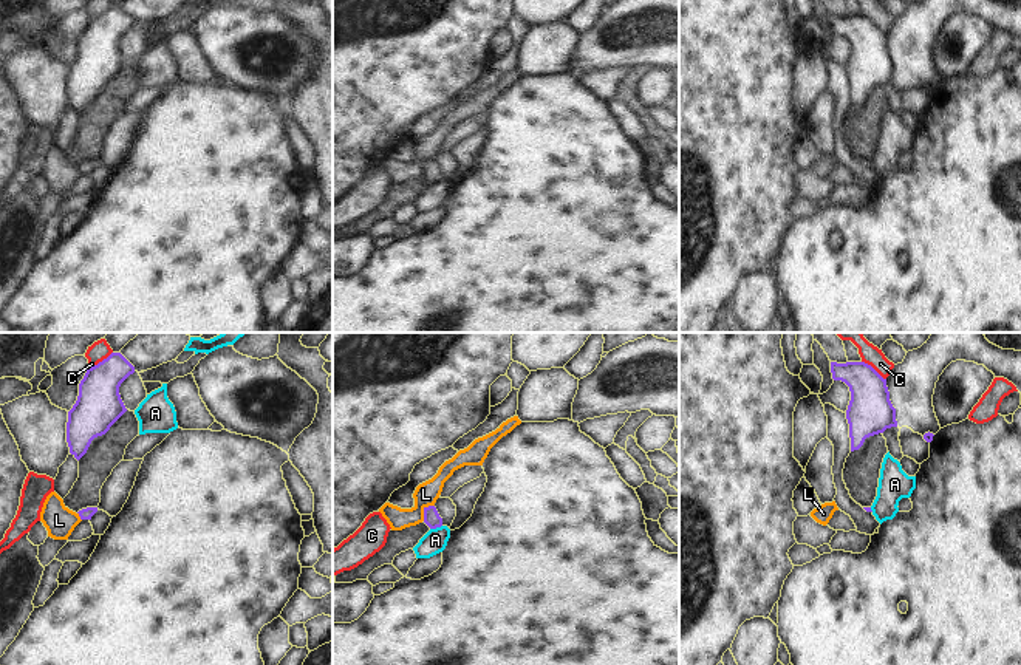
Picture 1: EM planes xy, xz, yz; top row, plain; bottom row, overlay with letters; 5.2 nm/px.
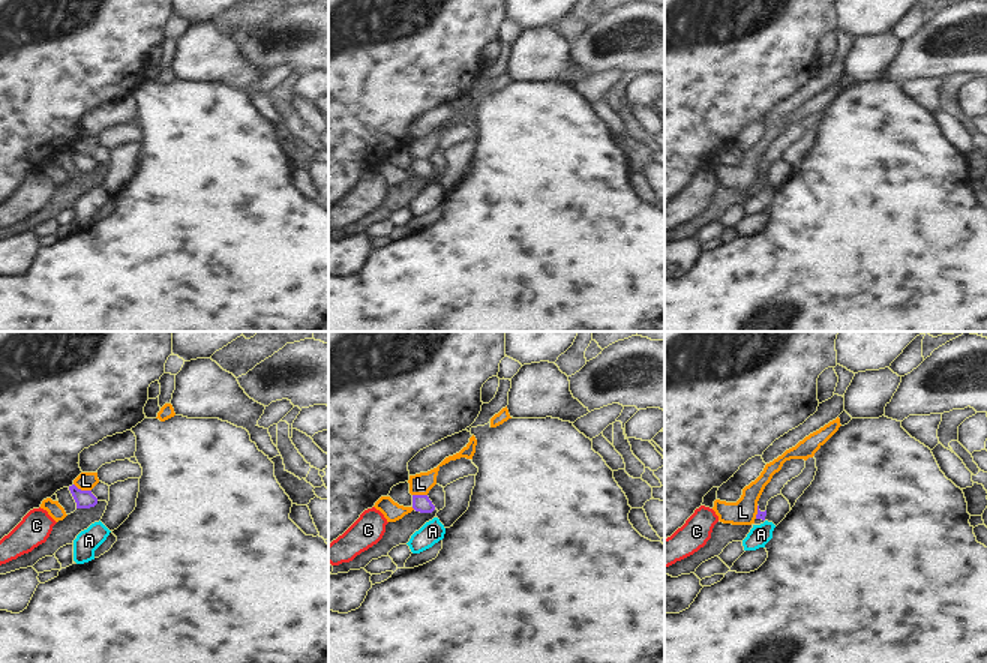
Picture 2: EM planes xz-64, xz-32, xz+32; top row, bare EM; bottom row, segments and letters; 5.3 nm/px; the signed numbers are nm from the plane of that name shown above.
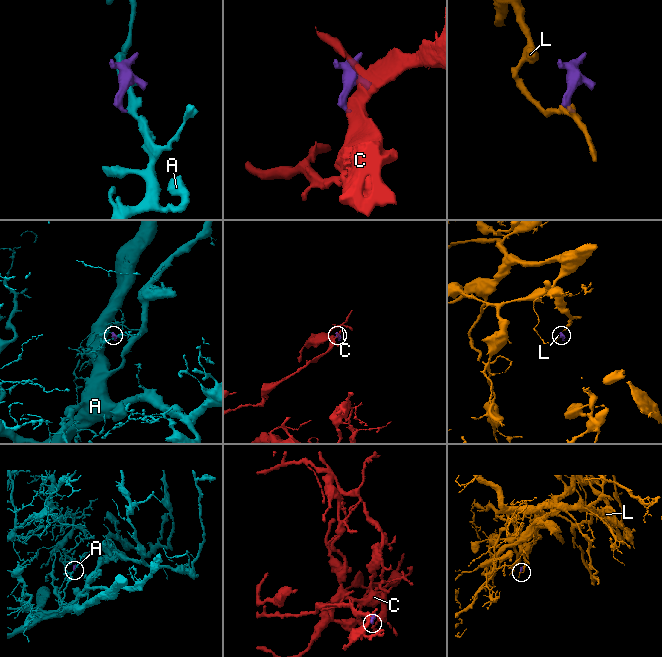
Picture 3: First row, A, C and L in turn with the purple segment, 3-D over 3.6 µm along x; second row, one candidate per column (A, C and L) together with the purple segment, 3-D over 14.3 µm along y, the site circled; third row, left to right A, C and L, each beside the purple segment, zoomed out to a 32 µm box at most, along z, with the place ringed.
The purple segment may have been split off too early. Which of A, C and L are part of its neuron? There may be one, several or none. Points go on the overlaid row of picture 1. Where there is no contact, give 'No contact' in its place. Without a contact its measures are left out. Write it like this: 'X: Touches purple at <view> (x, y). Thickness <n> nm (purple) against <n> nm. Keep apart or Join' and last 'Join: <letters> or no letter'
A: Touches purple at xz (435, 528). Thickness 90 nm (purple) against 120 nm. Keep apart
C: Touches purple at yz (873, 368). Thickness 240 nm (purple) against 100 nm. Keep apart
L: Touches purple at xz (424, 511). Thickness 90 nm (purple) against 120 nm. Keep apart
Join: no letter

